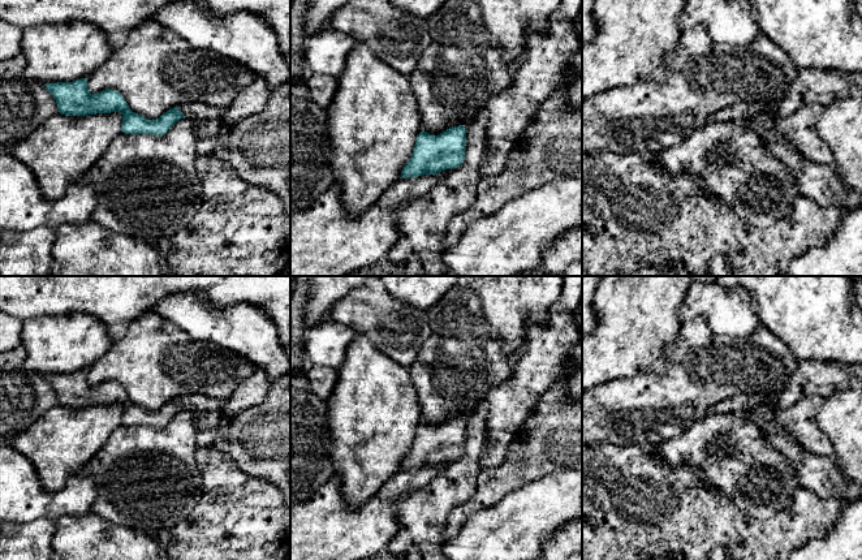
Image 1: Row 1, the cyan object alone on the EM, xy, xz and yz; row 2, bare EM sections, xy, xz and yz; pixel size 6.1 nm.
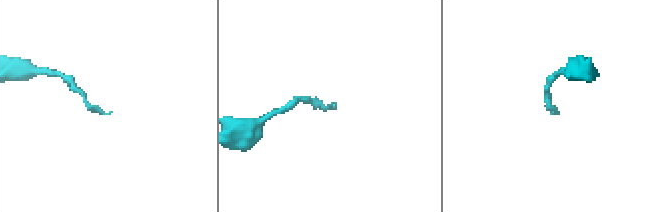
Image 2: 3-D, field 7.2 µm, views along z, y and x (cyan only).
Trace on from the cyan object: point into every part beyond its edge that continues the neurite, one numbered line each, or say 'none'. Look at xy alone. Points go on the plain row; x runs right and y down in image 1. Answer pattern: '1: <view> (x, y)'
1: xy (206, 412)

